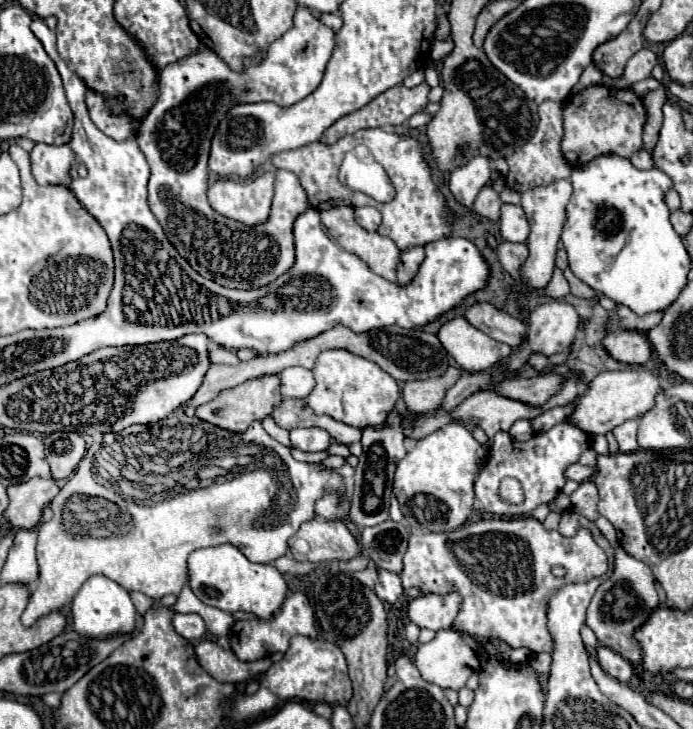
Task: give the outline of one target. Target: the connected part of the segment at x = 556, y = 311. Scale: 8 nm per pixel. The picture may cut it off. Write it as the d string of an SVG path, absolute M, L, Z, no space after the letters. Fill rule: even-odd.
M551 301L551 303L543 303L539 305L535 311L531 311L527 315L527 353L531 353L531 349L539 349L539 353L561 353L565 351L571 341L575 339L575 333L579 329L579 315L575 311L573 305L569 303L561 303L561 301Z

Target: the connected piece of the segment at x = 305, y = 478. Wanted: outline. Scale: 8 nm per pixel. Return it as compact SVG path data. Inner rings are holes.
M179 415L179 417L175 417L175 423L173 423L173 425L169 425L167 421L163 421L163 423L155 423L155 425L131 425L131 427L127 427L127 429L119 431L119 433L113 433L113 431L111 431L111 433L105 433L99 441L95 441L95 443L89 447L89 451L85 453L85 457L83 457L81 463L79 463L79 467L75 469L75 473L67 479L67 483L61 487L59 495L51 501L51 509L53 509L53 513L55 513L53 519L51 519L49 523L41 523L41 527L39 527L39 541L37 541L39 585L33 589L31 599L29 599L29 605L27 605L27 609L25 609L23 617L21 617L21 621L23 621L23 625L29 627L29 625L33 625L39 617L43 617L43 615L47 615L47 613L51 613L51 611L57 611L57 609L61 609L61 607L65 607L67 603L71 603L73 595L81 589L81 585L83 585L89 577L93 577L93 575L105 575L105 577L109 577L111 581L123 585L123 589L127 589L127 591L141 591L141 593L149 595L151 599L157 599L157 601L159 601L163 595L167 595L167 593L177 595L177 593L181 591L181 587L187 583L187 555L189 555L191 551L203 549L203 547L215 547L215 545L225 545L225 543L229 543L229 545L235 545L249 561L255 561L255 563L269 563L269 561L273 561L273 559L277 559L277 557L281 557L281 555L287 553L287 539L299 529L299 525L301 525L303 521L315 519L313 505L315 505L315 501L325 493L325 489L327 489L327 491L343 491L343 489L345 489L343 479L341 479L339 475L335 475L335 473L329 473L327 467L295 461L295 459L291 457L291 451L289 451L285 445L281 445L279 441L275 441L273 437L269 437L269 435L265 433L265 429L261 427L259 421L255 421L245 433L233 433L233 431L227 431L227 429L221 429L221 427L215 427L215 425L209 425L209 423L205 423L205 421L199 421L197 417L185 417L185 415L183 415L183 419L181 419L181 415ZM187 425L189 425L189 427L197 427L197 425L199 425L199 453L191 453L191 447L189 447L189 439L191 439L191 437L185 435L185 427L187 427ZM205 429L213 429L213 435L209 435ZM277 469L285 469L287 475L289 475L289 481L291 481L291 487L293 487L293 493L295 493L295 503L293 503L295 509L293 509L293 515L289 515L289 519L285 519L281 525L271 527L271 529L261 529L259 525L253 525L253 523L257 523L257 515L259 515L259 513L267 511L267 509L273 505L273 499L275 499L275 493L277 493ZM133 485L153 485L153 489L155 489L157 493L147 493L147 495L143 493L143 495L139 495L139 493L133 493Z

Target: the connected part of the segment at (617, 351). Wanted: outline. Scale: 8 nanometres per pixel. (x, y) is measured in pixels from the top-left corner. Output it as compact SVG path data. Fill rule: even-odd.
M615 331L603 337L603 347L615 361L629 365L643 365L651 357L651 345L639 331Z

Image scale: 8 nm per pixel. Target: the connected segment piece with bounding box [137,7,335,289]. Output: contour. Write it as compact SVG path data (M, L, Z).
M299 7L293 19L293 27L275 43L269 45L267 57L259 65L247 67L243 73L231 71L211 49L203 49L191 57L185 57L173 65L167 65L165 69L157 71L157 97L153 107L147 111L147 115L141 119L141 127L137 133L139 149L143 151L149 167L149 207L163 227L167 239L173 243L173 247L179 251L179 255L203 277L207 277L207 271L211 273L211 279L223 287L231 289L257 289L271 281L275 281L279 275L283 275L295 261L295 249L293 249L293 221L299 213L309 209L307 195L297 179L295 173L279 169L275 173L275 195L271 205L271 217L263 225L243 225L239 221L231 221L223 215L219 215L207 201L207 157L209 157L209 145L211 137L223 119L223 115L237 103L255 103L255 101L273 101L279 107L291 107L299 103L303 97L313 93L321 79L325 65L333 53L335 47L335 33L325 27L307 7Z

